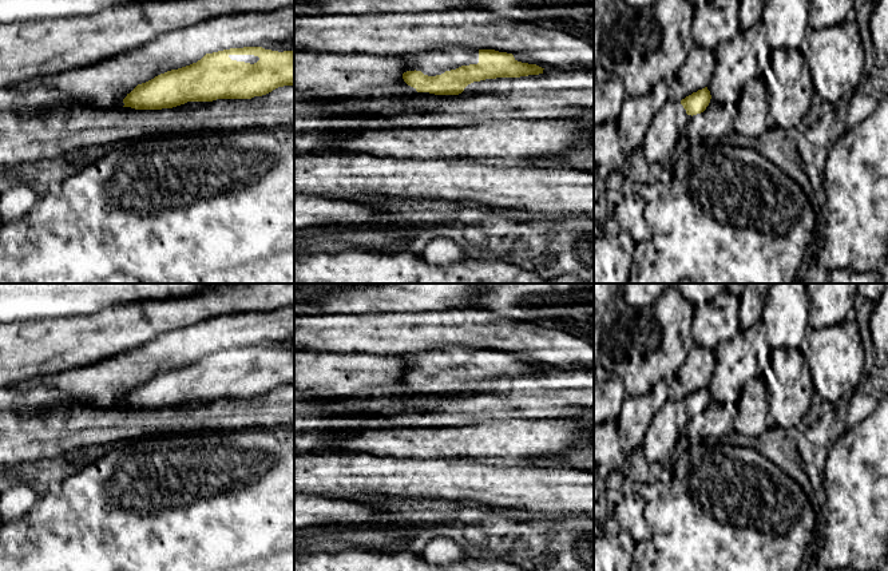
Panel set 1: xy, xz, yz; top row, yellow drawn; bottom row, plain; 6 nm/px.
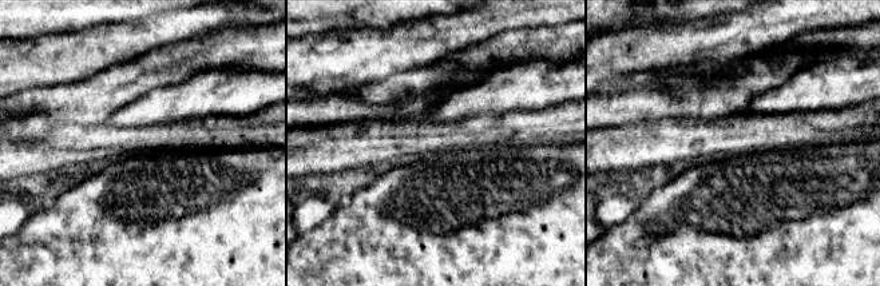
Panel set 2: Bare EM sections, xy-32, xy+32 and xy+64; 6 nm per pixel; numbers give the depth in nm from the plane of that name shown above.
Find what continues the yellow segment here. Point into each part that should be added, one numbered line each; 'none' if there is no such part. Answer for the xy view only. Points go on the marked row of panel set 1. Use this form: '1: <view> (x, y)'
1: xy (252, 59)

